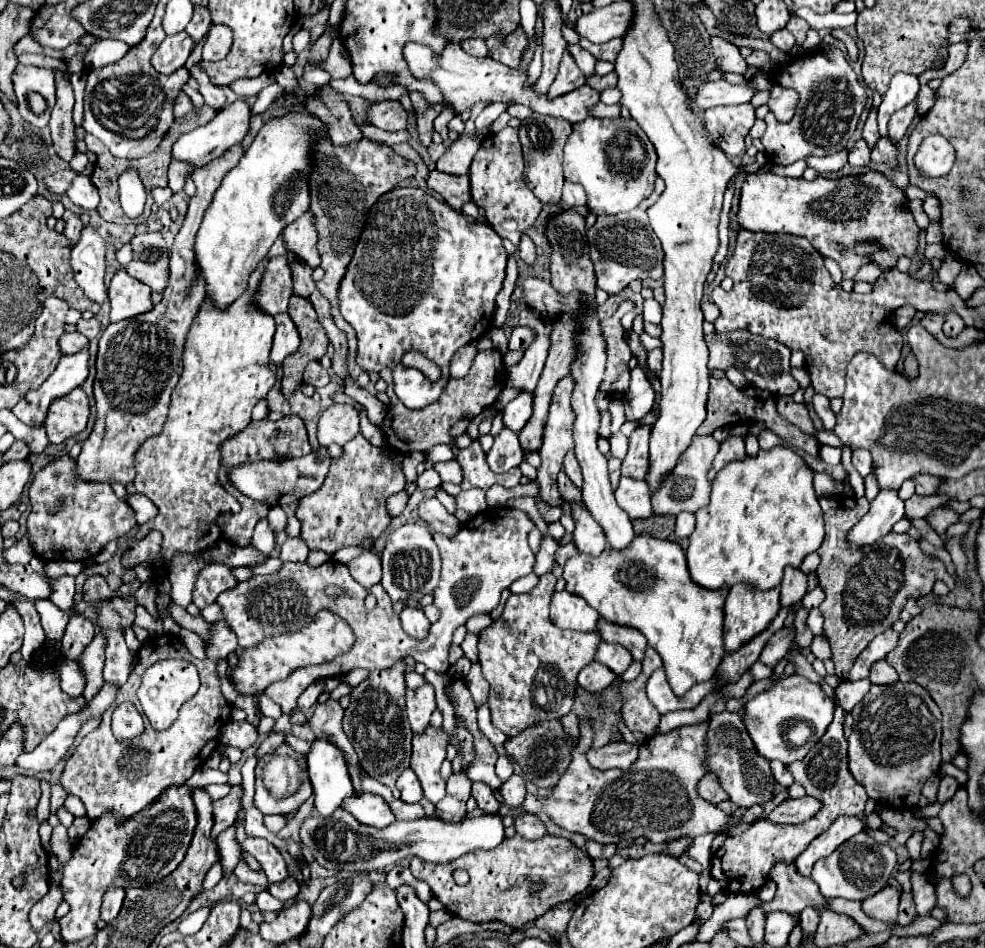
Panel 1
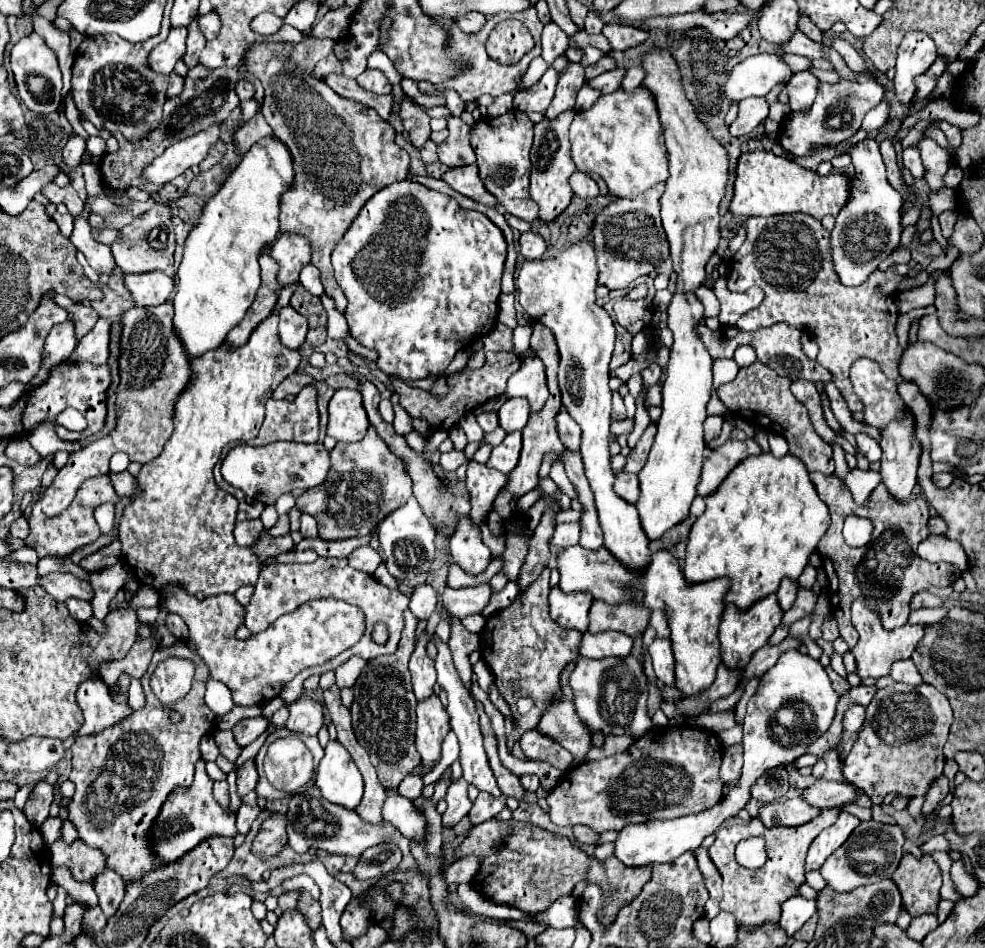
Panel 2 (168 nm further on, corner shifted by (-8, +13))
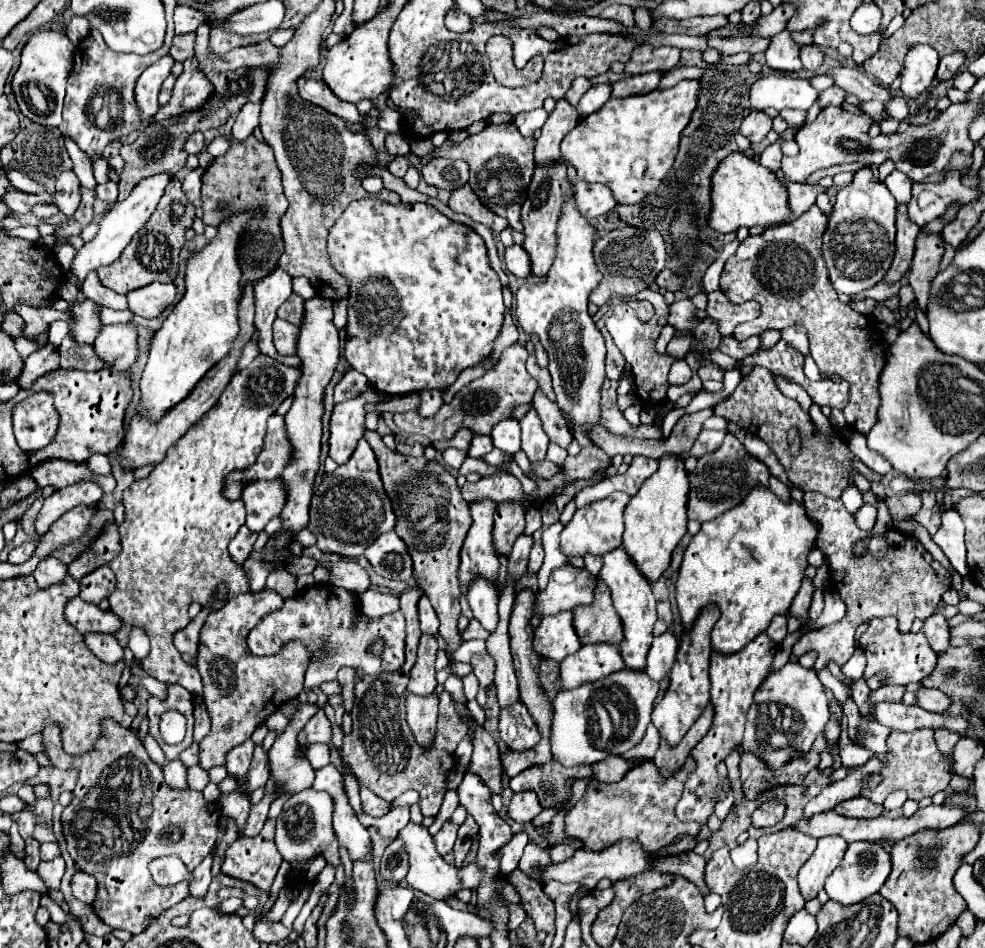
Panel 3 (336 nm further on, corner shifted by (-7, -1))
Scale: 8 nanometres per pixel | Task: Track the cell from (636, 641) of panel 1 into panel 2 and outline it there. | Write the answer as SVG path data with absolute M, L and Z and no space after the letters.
M593 600L591 614L589 614L589 632L617 630L635 638L647 628L649 616L651 616L651 610L627 600L619 604Z

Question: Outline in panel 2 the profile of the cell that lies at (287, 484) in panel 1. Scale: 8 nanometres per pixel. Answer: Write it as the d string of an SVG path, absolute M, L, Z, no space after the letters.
M275 442L271 446L259 446L259 448L239 444L223 460L221 474L231 486L243 490L249 498L255 498L265 506L269 506L285 492L309 490L325 482L329 466L331 466L329 452L319 442L315 444Z

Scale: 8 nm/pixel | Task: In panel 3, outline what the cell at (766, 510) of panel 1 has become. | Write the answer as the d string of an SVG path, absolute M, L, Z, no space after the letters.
M762 484L758 488L752 488L742 504L734 506L730 512L724 512L710 522L704 522L700 532L688 544L676 580L676 602L682 624L690 628L700 608L712 602L720 608L720 620L714 626L712 648L724 654L742 650L750 640L754 640L754 636L768 628L774 614L788 612L804 580L804 570L808 566L806 556L816 546L818 532L820 524L816 520L810 520L804 504L798 504L794 498L784 502L774 492L770 492L770 488L762 488Z

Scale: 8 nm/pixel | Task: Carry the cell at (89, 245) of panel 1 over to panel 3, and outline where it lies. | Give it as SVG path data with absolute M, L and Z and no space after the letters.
M10 188L2 200L4 200L6 206L8 206L12 212L16 212L16 214L30 214L32 208L34 208L36 204L42 204L42 202L54 204L52 194L48 194L48 192L46 192L46 194L26 194L26 192L20 192L20 190L16 190L16 188Z

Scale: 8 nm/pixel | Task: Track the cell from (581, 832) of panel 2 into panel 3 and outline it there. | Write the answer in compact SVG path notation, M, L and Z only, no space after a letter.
M558 844L552 848L552 860L554 862L564 862L570 856L572 856L572 846L568 846L568 844Z

